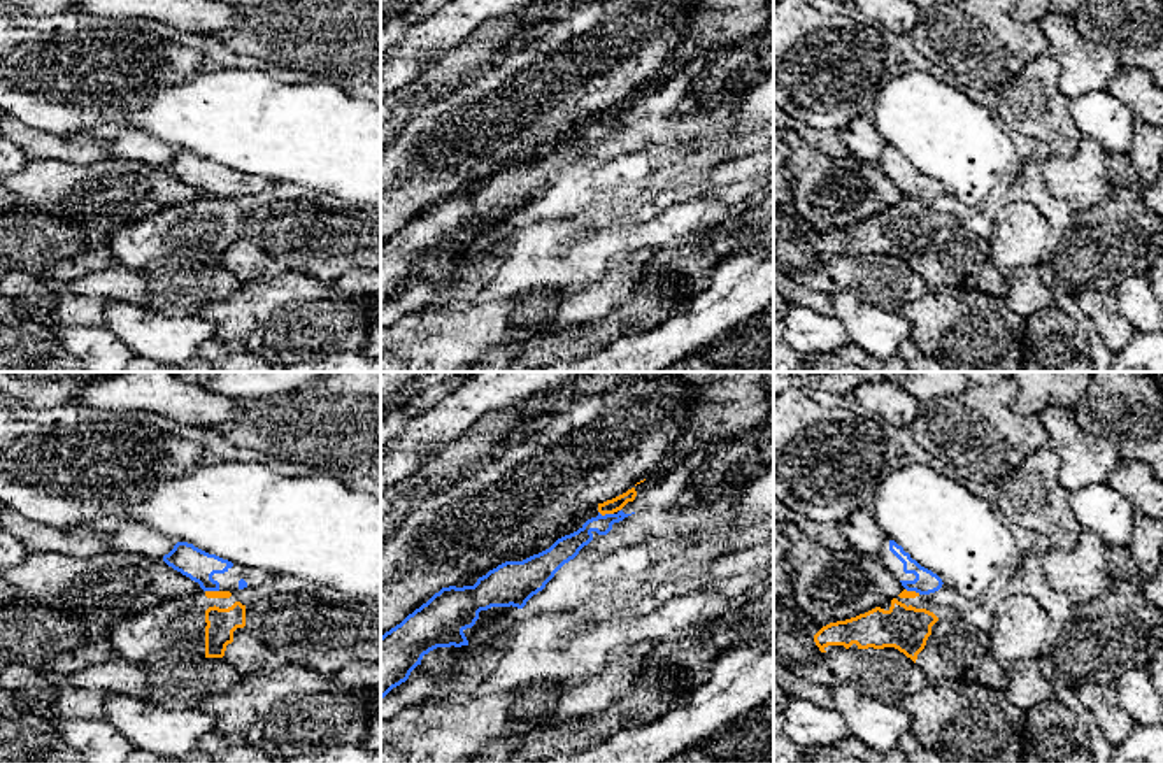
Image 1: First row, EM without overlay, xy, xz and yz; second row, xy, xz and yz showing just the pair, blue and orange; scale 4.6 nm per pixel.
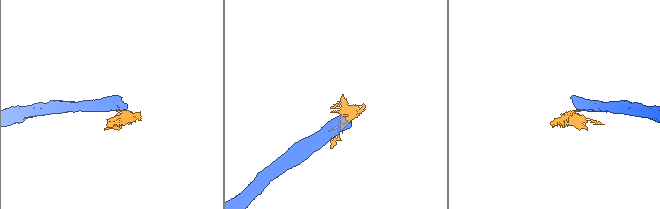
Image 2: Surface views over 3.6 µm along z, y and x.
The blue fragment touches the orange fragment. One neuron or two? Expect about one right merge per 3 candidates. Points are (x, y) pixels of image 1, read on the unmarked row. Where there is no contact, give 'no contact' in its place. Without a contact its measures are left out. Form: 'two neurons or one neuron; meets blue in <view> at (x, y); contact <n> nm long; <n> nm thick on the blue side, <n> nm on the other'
two neurons; meets blue in xz at (606, 121); contact 70 nm long; 110 nm thick on the blue side, 70 nm on the other

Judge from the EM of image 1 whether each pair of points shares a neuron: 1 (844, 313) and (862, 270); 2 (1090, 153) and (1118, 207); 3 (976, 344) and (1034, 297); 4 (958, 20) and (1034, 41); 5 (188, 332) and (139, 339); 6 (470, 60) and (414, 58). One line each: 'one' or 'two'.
1: two
2: two
3: two
4: one
5: one
6: two

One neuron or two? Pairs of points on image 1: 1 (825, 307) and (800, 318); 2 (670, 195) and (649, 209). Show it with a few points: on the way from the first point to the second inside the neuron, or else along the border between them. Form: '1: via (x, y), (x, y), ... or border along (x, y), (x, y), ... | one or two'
1: border along (799, 304), (830, 316) | two
2: via (665, 199), (655, 207) | one

